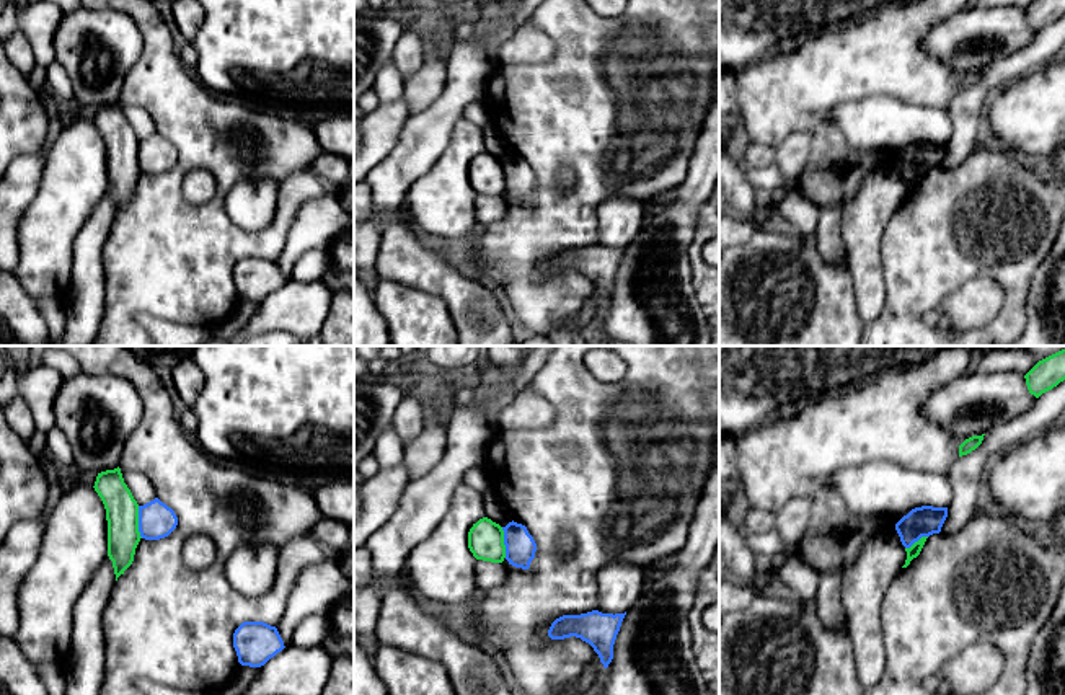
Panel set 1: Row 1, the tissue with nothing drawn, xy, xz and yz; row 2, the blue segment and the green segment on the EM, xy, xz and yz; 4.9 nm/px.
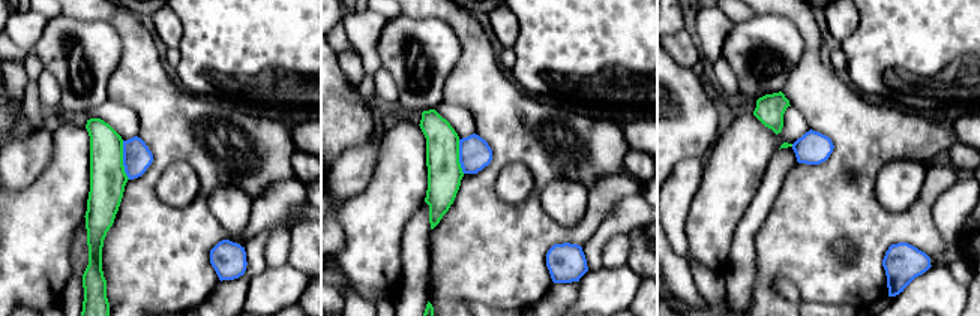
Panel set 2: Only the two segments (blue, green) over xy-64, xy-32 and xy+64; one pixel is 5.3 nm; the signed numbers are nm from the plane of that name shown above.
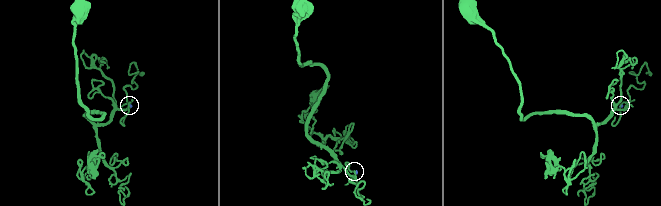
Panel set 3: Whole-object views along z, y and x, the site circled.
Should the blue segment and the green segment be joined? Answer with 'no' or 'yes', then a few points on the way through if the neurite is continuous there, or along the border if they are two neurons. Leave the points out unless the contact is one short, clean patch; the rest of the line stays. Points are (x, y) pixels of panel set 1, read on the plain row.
no

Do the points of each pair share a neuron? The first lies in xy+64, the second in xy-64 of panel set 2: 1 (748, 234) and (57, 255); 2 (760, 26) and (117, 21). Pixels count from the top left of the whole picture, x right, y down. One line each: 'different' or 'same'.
1: different
2: different

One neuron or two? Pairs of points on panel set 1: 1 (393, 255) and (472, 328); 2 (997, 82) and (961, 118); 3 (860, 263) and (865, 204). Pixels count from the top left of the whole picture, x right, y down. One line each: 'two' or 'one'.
1: one
2: one
3: one

